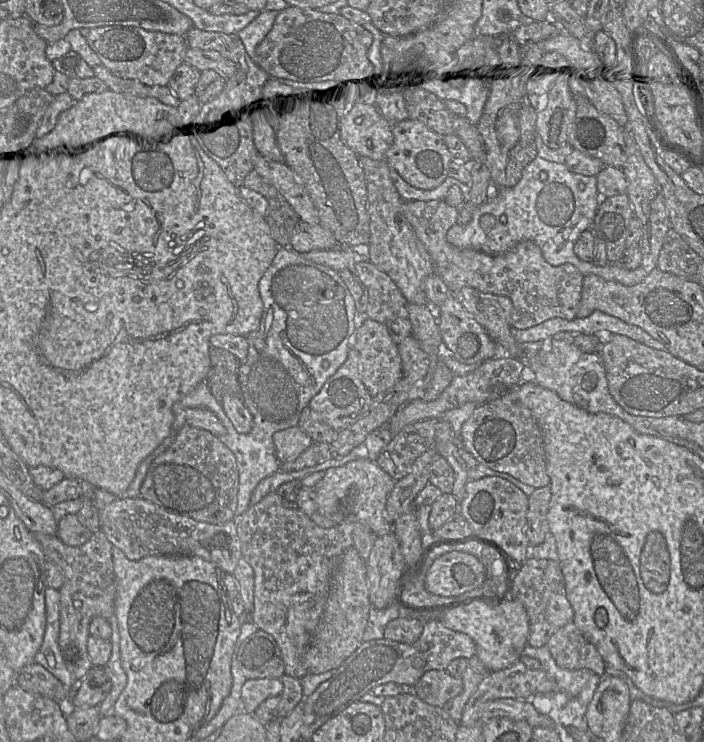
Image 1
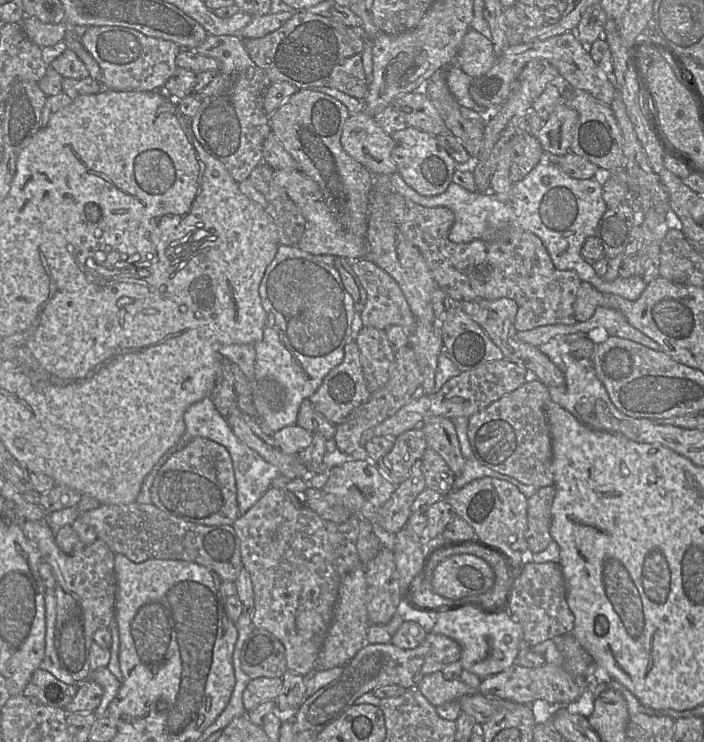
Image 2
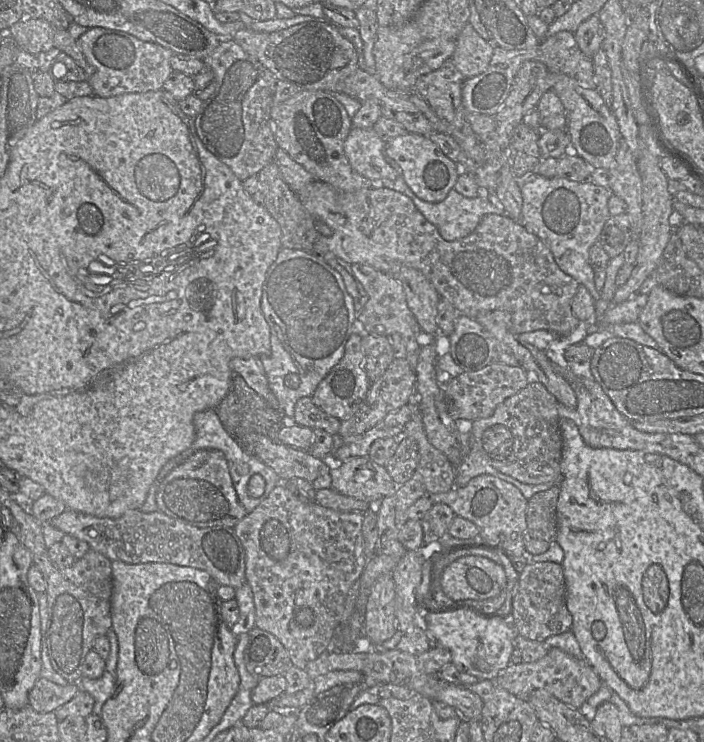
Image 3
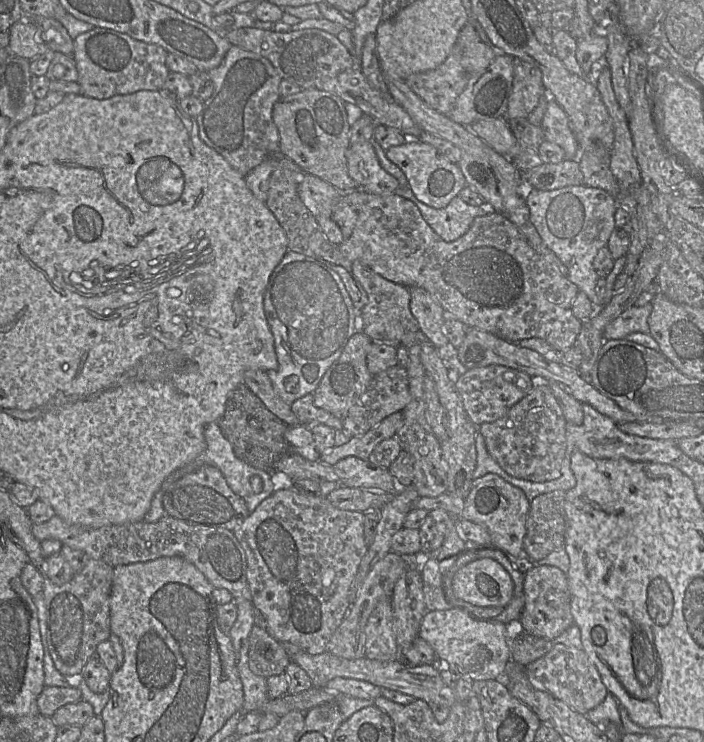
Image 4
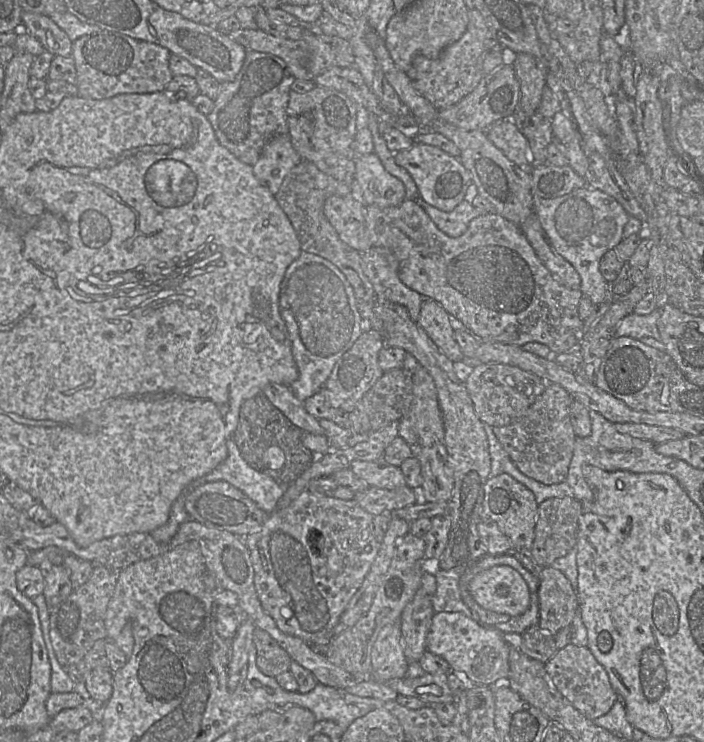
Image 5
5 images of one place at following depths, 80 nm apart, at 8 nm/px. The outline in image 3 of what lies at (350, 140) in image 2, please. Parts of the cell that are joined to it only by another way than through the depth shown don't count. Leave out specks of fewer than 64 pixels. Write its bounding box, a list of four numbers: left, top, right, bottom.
[344,127,398,182]

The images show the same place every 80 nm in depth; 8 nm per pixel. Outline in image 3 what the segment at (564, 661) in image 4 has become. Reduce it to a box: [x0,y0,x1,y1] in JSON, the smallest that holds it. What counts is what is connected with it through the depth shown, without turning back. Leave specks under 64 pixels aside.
[492,647,602,710]

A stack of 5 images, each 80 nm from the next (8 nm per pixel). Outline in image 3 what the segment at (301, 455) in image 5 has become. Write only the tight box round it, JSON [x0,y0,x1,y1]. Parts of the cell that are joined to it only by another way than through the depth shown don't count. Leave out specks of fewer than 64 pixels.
[215,371,283,443]

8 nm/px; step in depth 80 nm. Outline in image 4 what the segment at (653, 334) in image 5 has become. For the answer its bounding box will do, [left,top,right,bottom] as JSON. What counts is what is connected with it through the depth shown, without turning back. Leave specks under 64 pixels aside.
[603,303,651,340]

